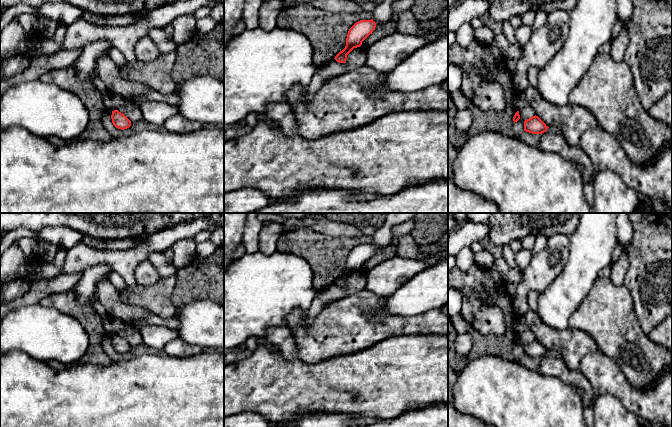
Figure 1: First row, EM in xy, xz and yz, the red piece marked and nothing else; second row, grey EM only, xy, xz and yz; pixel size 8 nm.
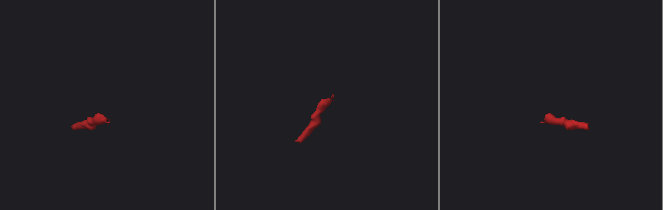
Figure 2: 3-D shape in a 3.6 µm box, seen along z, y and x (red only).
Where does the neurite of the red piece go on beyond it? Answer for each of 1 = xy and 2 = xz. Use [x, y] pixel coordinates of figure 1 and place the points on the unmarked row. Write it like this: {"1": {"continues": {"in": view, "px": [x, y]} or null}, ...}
{"1": {"continues": null}, "2": {"continues": null}}

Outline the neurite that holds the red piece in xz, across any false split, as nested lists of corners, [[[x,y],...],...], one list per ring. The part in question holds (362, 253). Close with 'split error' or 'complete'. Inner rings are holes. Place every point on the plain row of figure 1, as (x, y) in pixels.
[[[360,244],[356,246],[348,255],[346,262],[346,270],[336,280],[335,284],[339,287],[345,287],[347,279],[357,271],[375,254],[376,247],[371,244]]]; complete

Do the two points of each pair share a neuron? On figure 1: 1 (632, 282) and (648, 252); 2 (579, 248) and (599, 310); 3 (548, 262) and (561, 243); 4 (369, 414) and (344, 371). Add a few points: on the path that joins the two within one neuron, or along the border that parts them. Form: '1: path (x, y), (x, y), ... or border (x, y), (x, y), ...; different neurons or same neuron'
1: path (636, 275), (644, 267), (648, 259); same neuron
2: border (598, 278), (579, 307); different neurons
3: path (553, 257), (558, 248); same neuron
4: path (367, 403), (367, 394), (355, 382); same neuron

